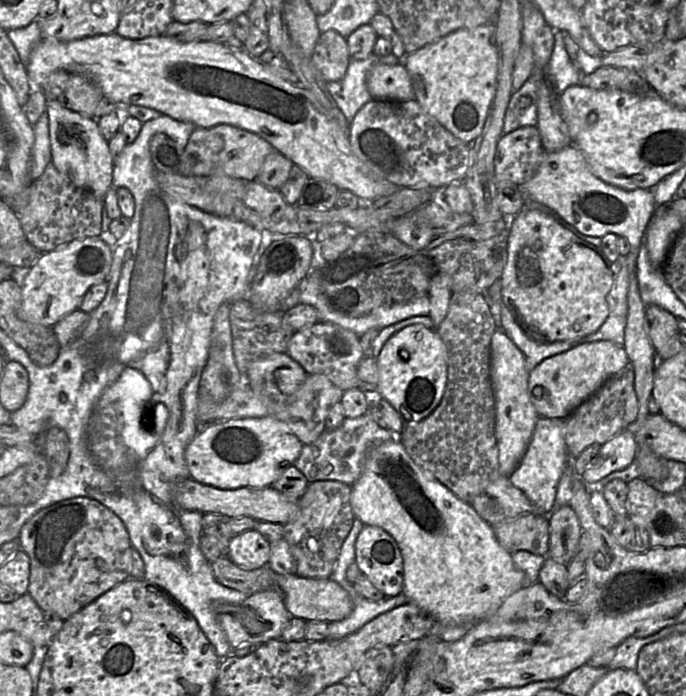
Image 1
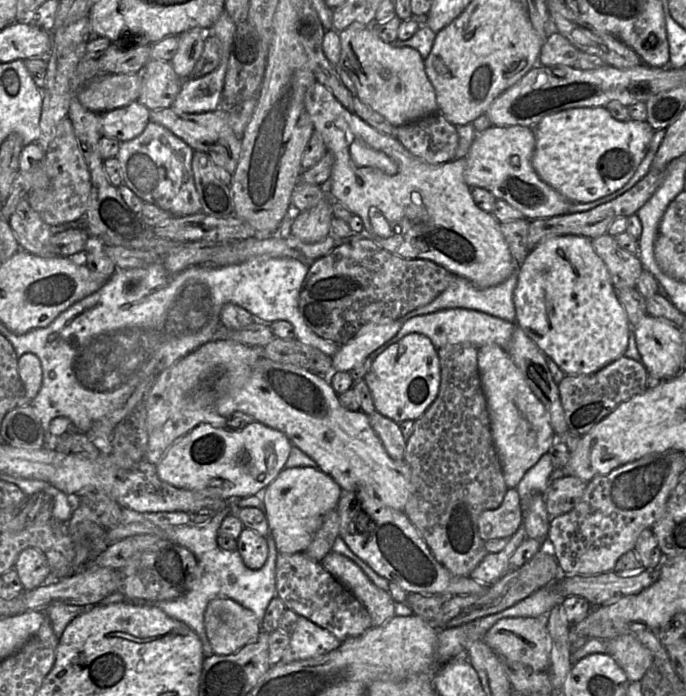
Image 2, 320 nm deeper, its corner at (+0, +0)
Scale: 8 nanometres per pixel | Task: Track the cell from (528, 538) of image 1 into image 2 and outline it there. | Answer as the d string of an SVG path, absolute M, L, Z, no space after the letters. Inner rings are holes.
M509 488L501 505L494 510L485 510L478 517L478 531L483 541L509 539L520 528L523 522L520 496L515 488Z

